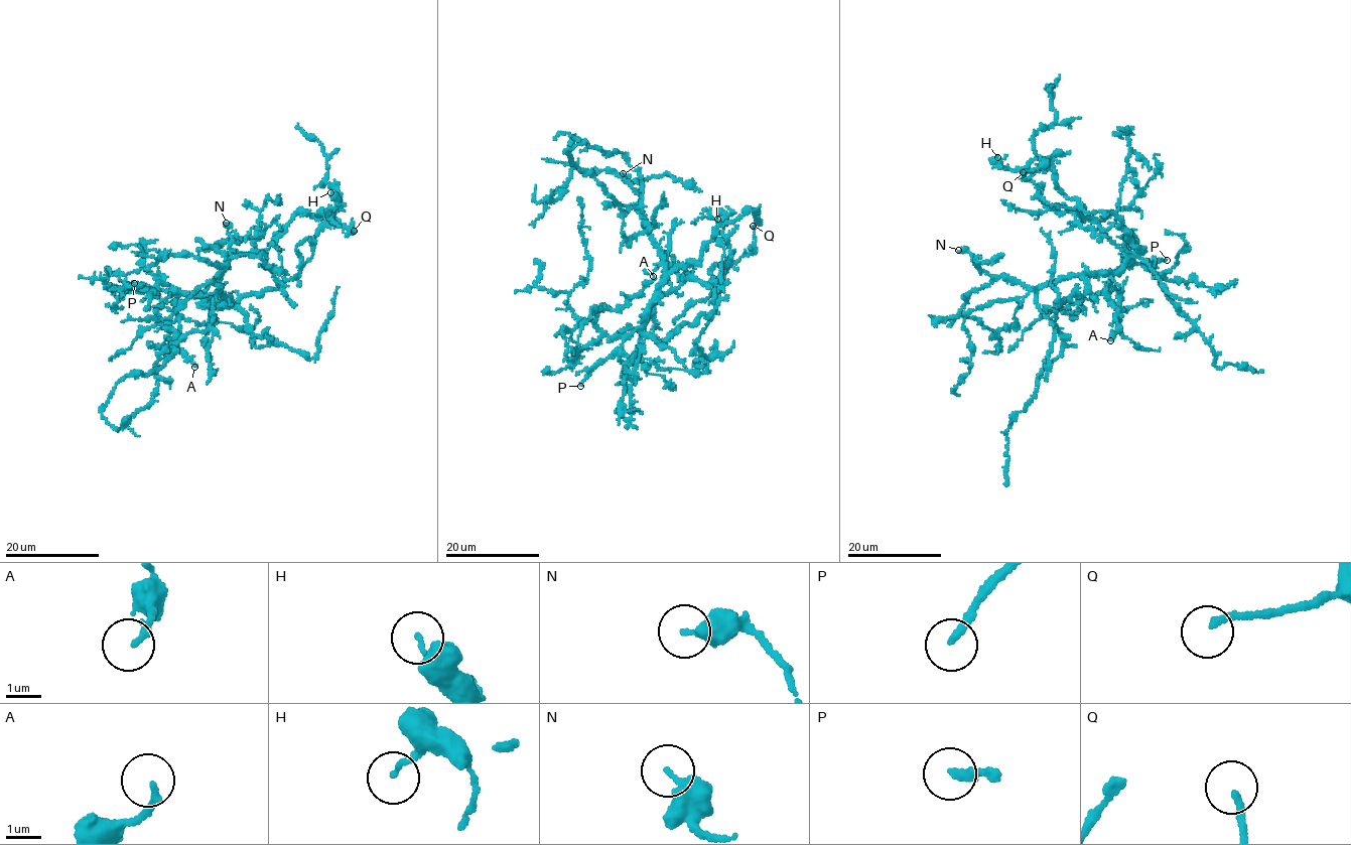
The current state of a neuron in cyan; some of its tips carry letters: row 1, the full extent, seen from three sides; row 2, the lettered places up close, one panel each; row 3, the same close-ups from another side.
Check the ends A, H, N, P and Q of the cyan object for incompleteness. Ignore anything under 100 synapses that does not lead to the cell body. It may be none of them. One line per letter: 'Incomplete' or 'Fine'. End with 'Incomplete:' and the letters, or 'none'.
A: Fine
H: Fine
N: Fine
P: Incomplete
Q: Fine
Incomplete: P

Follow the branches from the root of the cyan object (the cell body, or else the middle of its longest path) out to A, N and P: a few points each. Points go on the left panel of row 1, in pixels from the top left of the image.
A: (203, 299), (175, 291), (164, 283), (157, 285), (158, 317), (162, 325), (175, 331), (178, 349), (194, 367)
N: (203, 299), (206, 305), (227, 304), (232, 298), (220, 290), (221, 275), (232, 257), (226, 223)
P: (203, 299), (134, 283)

